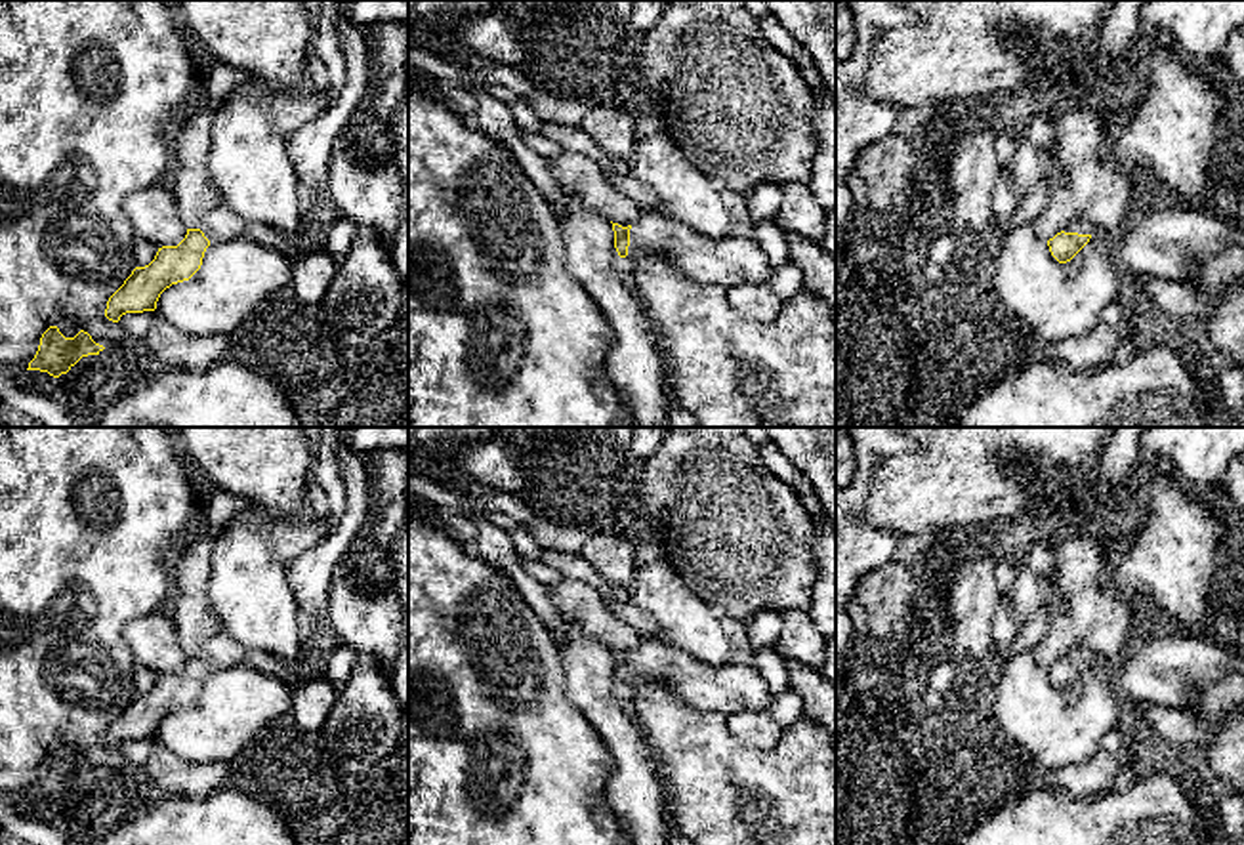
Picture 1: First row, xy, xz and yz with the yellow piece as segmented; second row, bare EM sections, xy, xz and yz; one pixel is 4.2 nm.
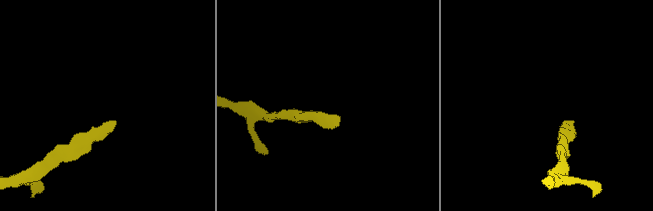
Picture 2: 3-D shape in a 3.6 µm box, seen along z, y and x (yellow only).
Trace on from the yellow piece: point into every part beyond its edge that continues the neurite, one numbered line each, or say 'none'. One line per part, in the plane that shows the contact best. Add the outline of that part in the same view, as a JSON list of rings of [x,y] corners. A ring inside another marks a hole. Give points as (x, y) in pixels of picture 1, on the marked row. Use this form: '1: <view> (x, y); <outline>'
1: xz (733, 260); [[[643,214],[630,229],[626,259],[660,256],[685,277],[702,284],[731,288],[742,282],[767,284],[775,267],[754,238],[725,237],[708,240],[687,225],[660,214]]]

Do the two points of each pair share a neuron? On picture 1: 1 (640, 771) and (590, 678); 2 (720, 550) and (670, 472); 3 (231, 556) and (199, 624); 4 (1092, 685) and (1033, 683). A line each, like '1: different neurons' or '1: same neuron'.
1: same neuron
2: same neuron
3: different neurons
4: same neuron

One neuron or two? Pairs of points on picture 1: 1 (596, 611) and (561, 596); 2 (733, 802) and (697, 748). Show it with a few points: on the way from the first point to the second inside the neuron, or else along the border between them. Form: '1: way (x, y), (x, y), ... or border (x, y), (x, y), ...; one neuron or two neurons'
1: way (588, 609), (569, 596); one neuron
2: way (720, 788), (701, 762); one neuron

